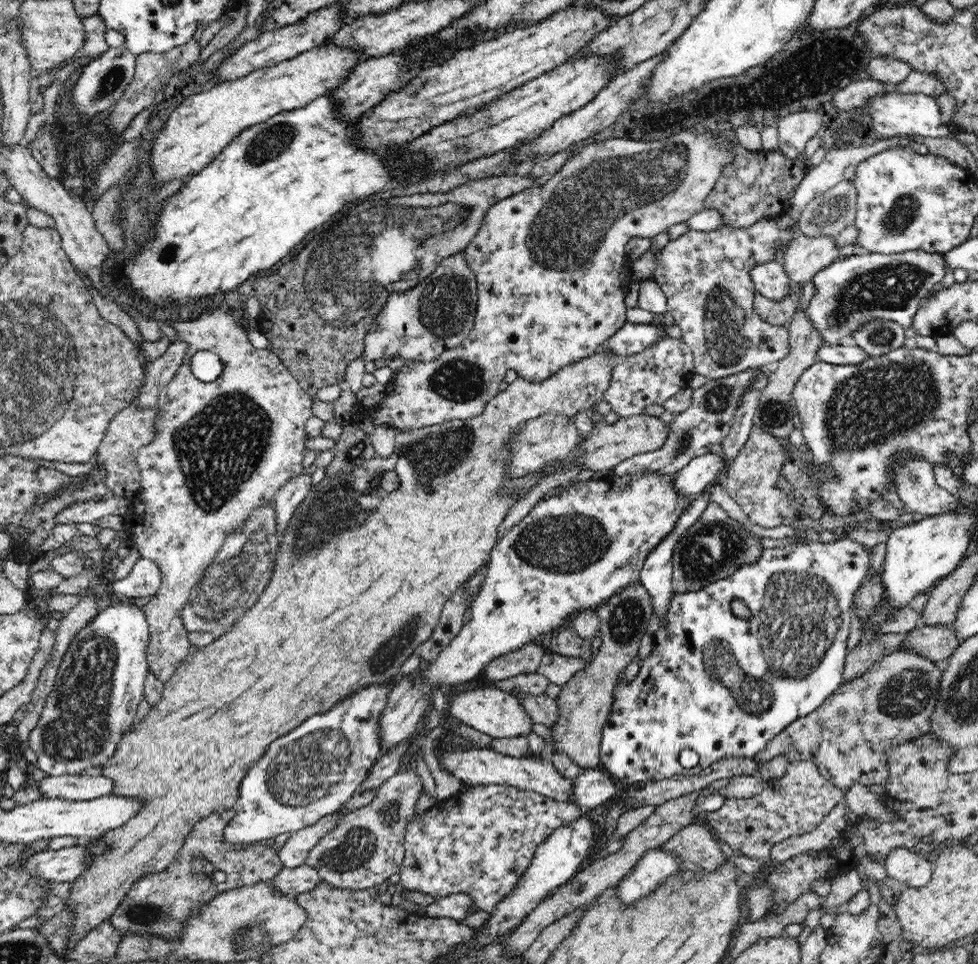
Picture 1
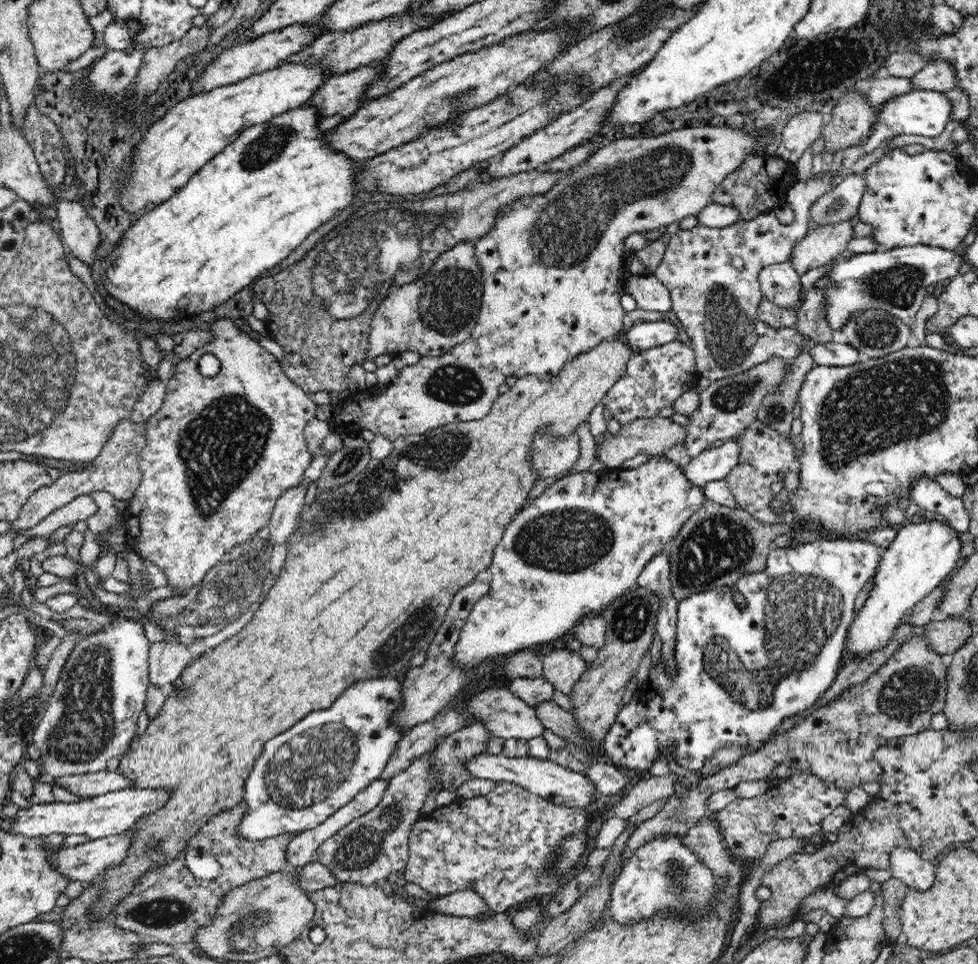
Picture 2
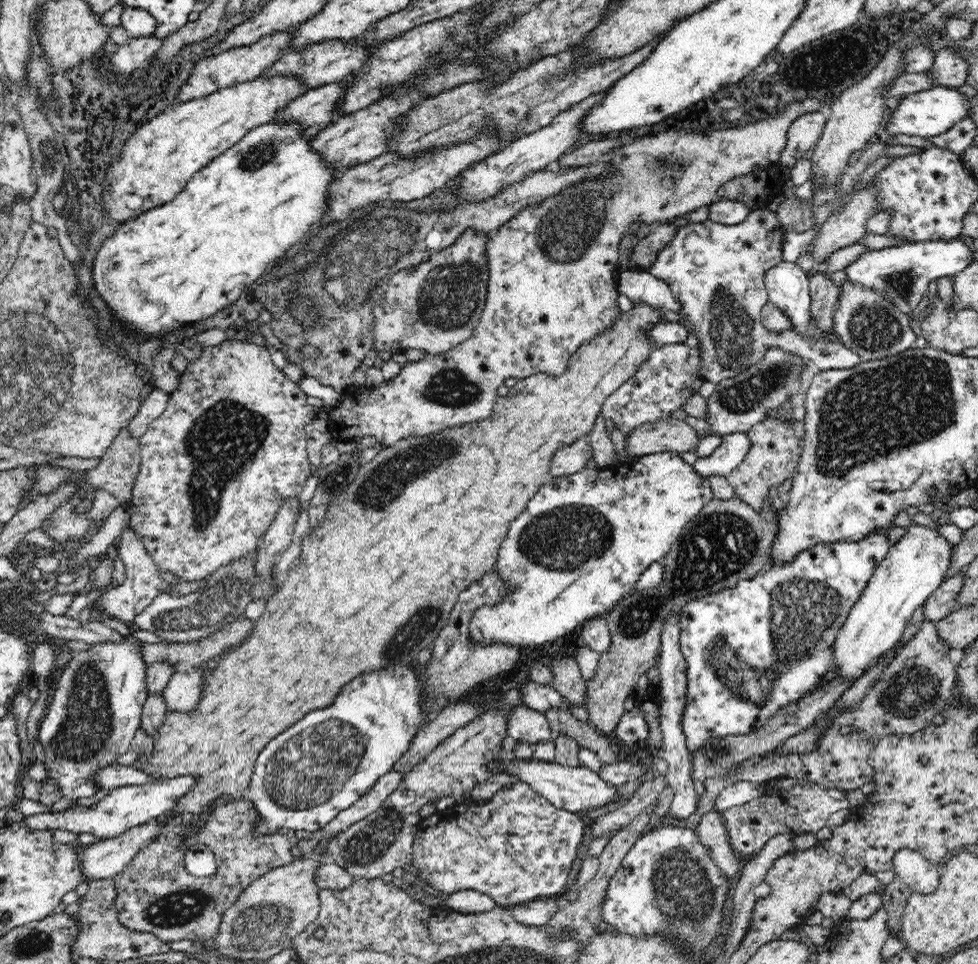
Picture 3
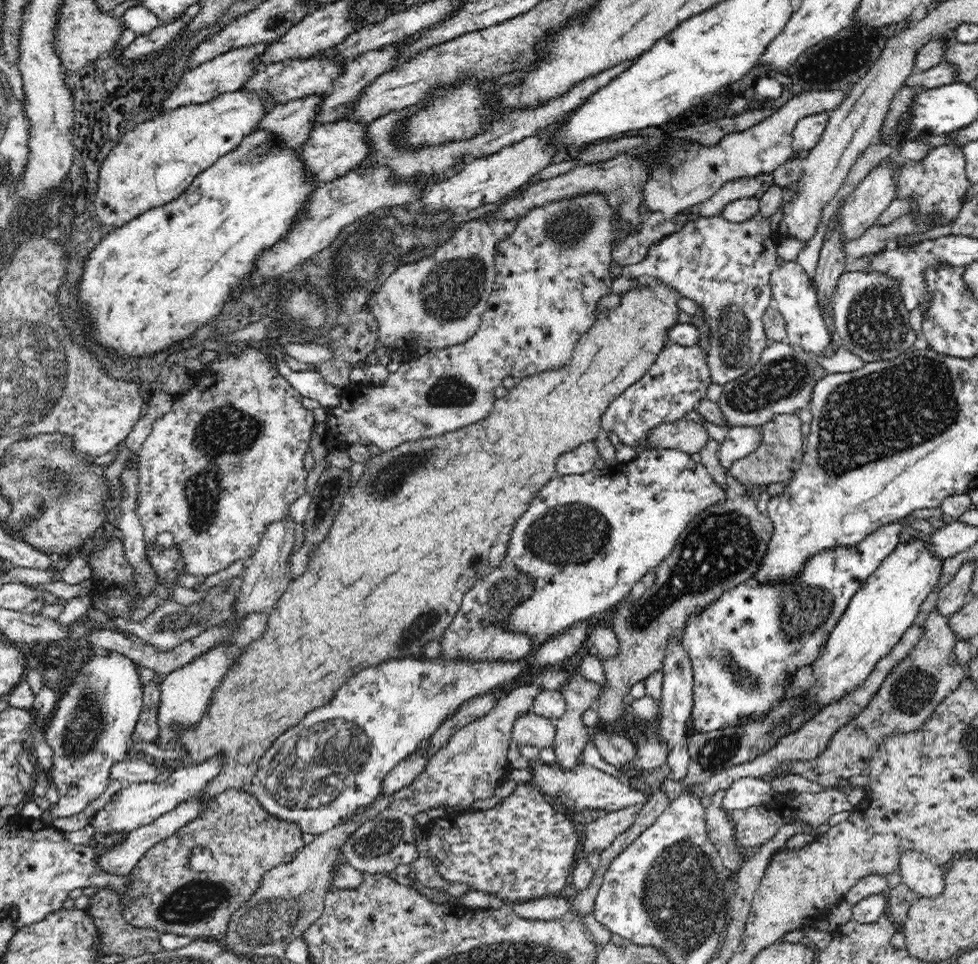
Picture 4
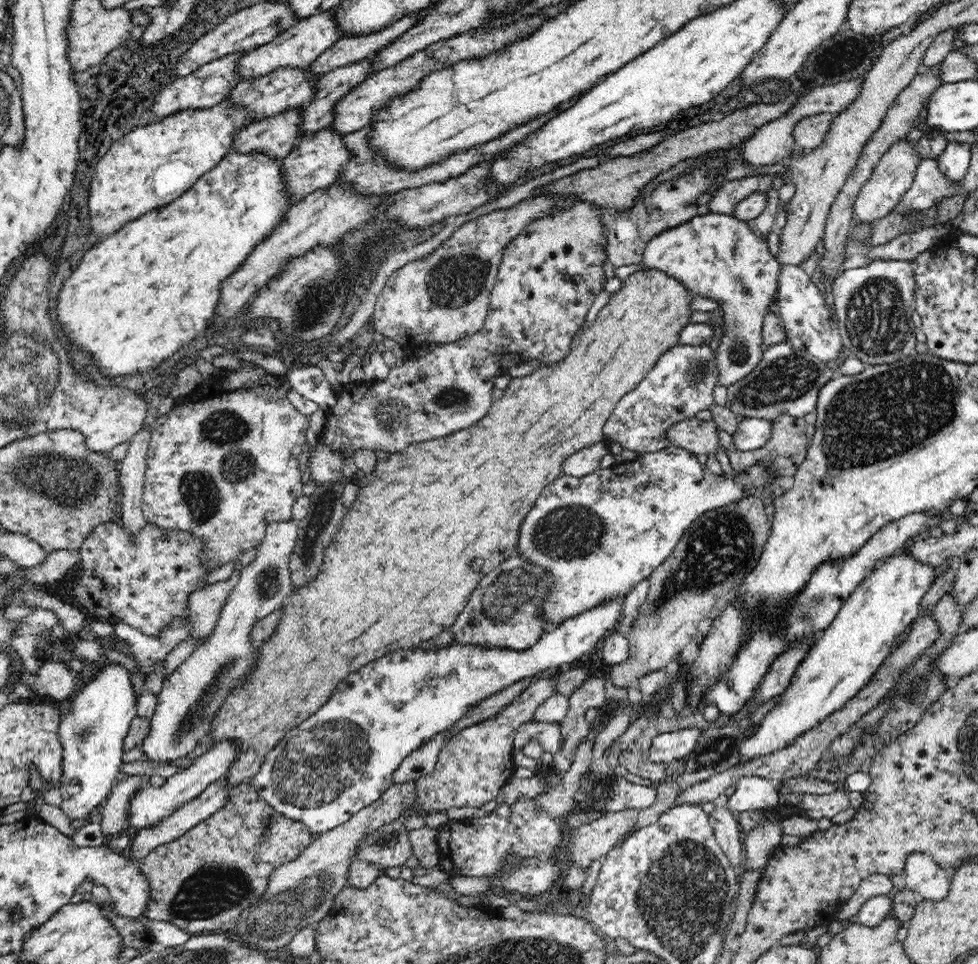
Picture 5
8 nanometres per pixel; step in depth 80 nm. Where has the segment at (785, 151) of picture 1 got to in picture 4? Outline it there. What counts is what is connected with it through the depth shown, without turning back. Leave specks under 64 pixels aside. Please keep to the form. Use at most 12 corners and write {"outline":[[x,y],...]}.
{"outline":[[828,111],[805,116],[791,135],[792,158],[820,142]]}

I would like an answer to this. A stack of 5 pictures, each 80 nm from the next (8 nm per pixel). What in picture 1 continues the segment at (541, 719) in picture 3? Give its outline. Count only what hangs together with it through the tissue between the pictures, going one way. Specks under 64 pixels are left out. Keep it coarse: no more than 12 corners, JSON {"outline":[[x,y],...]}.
{"outline":[[482,688],[450,700],[449,717],[493,738],[534,722],[512,692]]}

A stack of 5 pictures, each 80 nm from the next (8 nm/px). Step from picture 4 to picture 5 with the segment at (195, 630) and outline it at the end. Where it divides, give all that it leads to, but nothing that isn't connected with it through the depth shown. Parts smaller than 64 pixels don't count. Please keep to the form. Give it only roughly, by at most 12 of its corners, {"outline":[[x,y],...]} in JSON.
{"outline":[[174,621],[159,639],[113,626],[135,669],[128,672],[136,702],[166,654],[188,637],[192,622]]}

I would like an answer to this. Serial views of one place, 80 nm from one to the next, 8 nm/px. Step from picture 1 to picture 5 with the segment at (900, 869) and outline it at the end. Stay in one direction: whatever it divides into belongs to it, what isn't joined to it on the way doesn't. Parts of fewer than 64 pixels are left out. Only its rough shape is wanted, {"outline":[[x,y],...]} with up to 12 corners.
{"outline":[[928,854],[908,856],[903,877],[920,899],[944,900],[951,872]]}

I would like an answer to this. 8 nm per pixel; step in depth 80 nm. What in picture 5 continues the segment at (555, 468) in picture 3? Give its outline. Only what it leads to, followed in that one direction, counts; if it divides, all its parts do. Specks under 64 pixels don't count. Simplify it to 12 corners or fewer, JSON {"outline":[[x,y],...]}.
{"outline":[[608,442],[582,448],[564,460],[564,475],[580,478],[600,469]]}

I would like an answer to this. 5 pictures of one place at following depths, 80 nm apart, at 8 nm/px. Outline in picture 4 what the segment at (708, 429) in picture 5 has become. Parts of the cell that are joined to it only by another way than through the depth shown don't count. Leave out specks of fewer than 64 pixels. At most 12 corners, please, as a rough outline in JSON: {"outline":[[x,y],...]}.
{"outline":[[682,418],[652,429],[648,447],[696,454],[712,438],[704,422]]}

